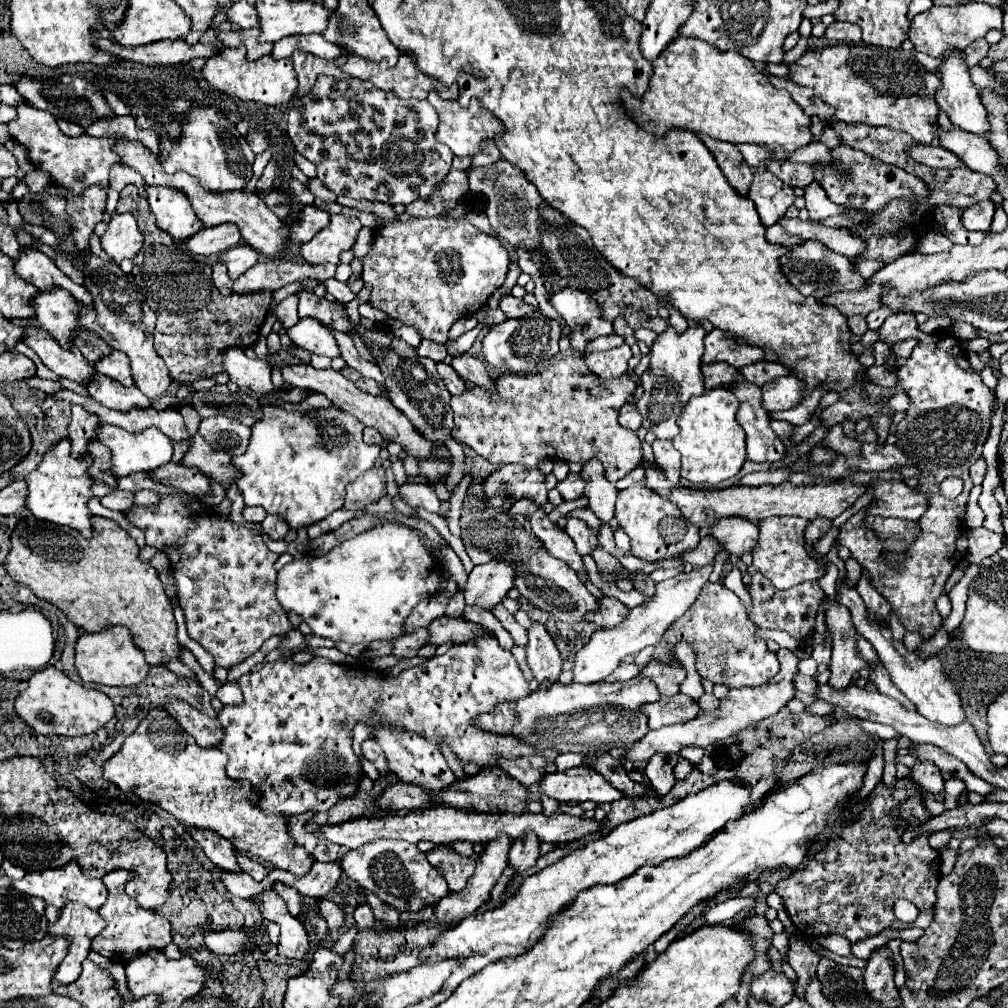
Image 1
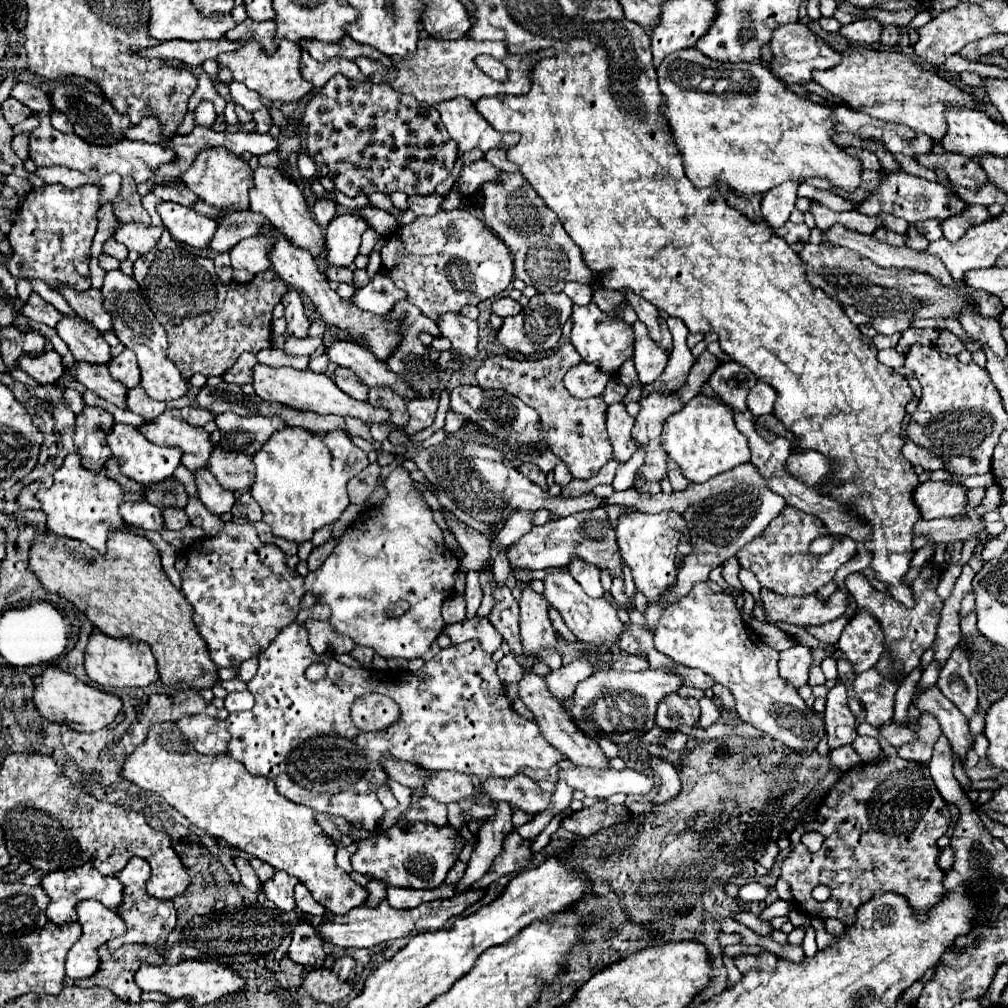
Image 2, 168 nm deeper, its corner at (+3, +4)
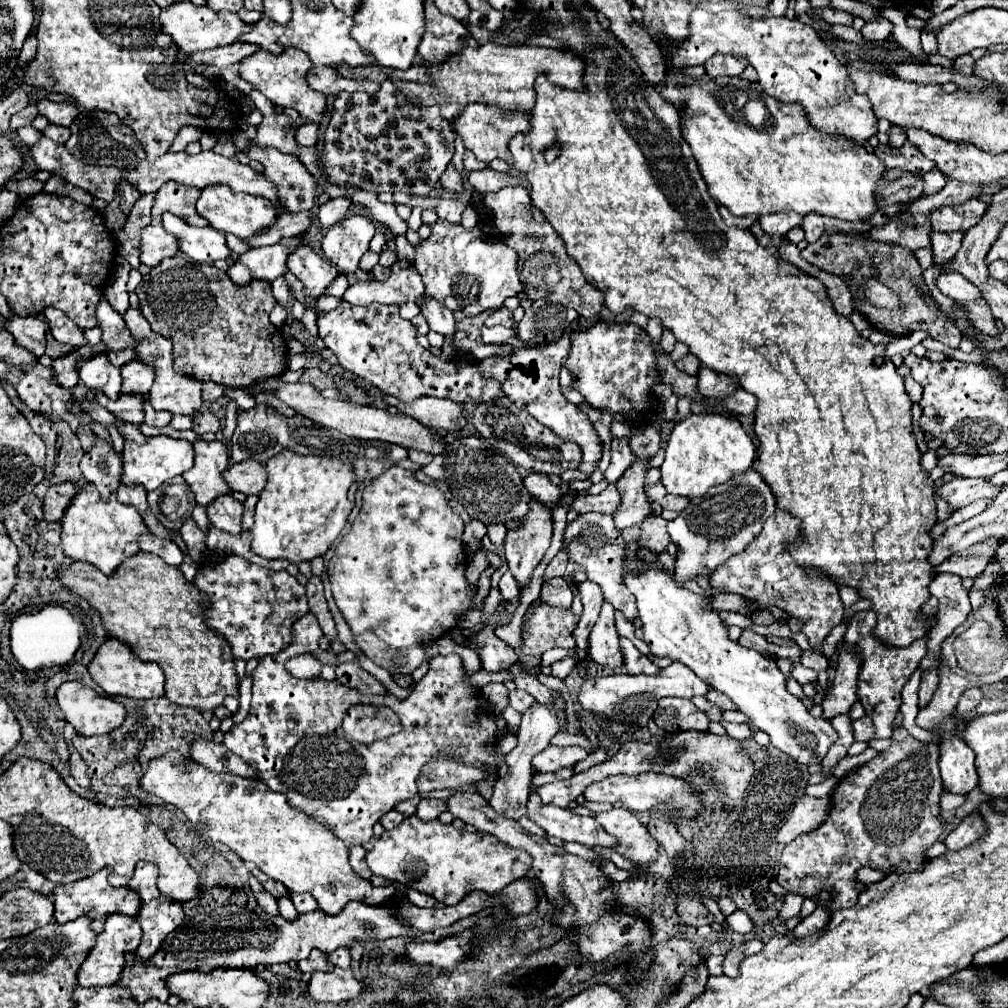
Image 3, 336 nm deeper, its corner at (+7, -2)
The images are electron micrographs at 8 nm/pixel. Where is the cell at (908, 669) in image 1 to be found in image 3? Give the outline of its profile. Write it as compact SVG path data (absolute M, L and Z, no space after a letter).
M950 732L940 736L940 774L948 792L968 794L978 786L978 774L974 768L974 750Z

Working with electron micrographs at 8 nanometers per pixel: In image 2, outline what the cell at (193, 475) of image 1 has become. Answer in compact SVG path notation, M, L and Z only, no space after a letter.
M198 470L194 472L194 476L196 476L202 504L216 516L228 514L236 502L234 492L228 492L226 488L222 488L210 470Z

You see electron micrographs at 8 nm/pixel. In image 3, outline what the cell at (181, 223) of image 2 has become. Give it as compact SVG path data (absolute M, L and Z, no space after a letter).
M170 212L162 214L162 226L176 236L180 250L186 256L190 256L194 262L212 264L216 260L226 260L230 256L224 234L212 230L212 226L206 228L190 226L186 220Z

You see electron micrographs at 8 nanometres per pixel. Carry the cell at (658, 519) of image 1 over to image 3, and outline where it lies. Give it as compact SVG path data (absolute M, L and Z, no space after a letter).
M638 540L628 542L622 566L626 570L624 584L638 602L644 642L650 652L686 664L710 688L724 692L748 716L748 726L766 732L780 752L808 766L822 762L828 746L836 742L836 732L824 718L814 718L802 700L788 692L786 676L776 666L776 660L730 640L728 626L724 626L718 610L710 608L710 598L678 586L660 558L644 560L638 556L640 548Z

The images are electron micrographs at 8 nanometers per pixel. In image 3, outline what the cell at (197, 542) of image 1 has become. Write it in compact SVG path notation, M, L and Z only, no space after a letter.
M226 554L224 560L218 564L204 562L204 566L198 568L192 584L208 598L208 606L204 610L206 626L230 644L234 658L242 658L242 660L264 658L264 656L280 652L290 642L292 622L296 622L296 618L300 618L308 612L306 588L294 576L290 576L286 570L274 572L274 570L268 570L262 566L254 566L252 562L248 562L246 558L236 556L236 554Z

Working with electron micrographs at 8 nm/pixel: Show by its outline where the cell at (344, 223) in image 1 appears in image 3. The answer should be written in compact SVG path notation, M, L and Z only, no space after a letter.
M350 216L332 226L324 240L322 250L324 256L344 274L356 272L362 254L368 250L372 236L376 234L376 226L372 220L364 216Z

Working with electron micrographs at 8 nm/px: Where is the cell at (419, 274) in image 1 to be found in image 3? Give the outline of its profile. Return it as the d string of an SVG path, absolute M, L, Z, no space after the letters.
M434 222L430 238L422 240L416 248L414 268L422 276L426 286L424 294L442 302L452 312L462 310L466 316L480 314L488 308L498 308L508 296L522 292L522 282L518 278L518 256L512 248L504 246L500 240L486 238L478 228L466 230L452 222Z

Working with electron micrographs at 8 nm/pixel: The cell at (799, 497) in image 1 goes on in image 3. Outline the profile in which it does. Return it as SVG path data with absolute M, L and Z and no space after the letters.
M954 478L952 482L942 484L936 494L948 502L952 510L964 508L982 498L994 498L1000 486L990 486L986 478Z

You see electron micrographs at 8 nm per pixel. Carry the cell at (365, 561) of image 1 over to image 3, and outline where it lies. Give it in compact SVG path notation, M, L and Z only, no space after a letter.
M400 466L388 468L364 488L362 508L350 532L334 546L334 556L328 562L332 594L338 610L346 618L354 636L364 630L374 632L392 648L412 644L432 644L446 630L454 628L458 616L470 606L476 590L466 582L466 556L462 548L464 524L448 508L446 496L436 488L422 484L410 470Z

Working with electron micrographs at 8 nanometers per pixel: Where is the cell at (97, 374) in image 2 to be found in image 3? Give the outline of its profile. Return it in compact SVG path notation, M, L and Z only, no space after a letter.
M90 390L100 406L104 406L108 412L112 412L118 420L140 424L144 420L142 412L142 396L140 394L120 394L118 400L110 400L106 394L98 394L96 390Z

